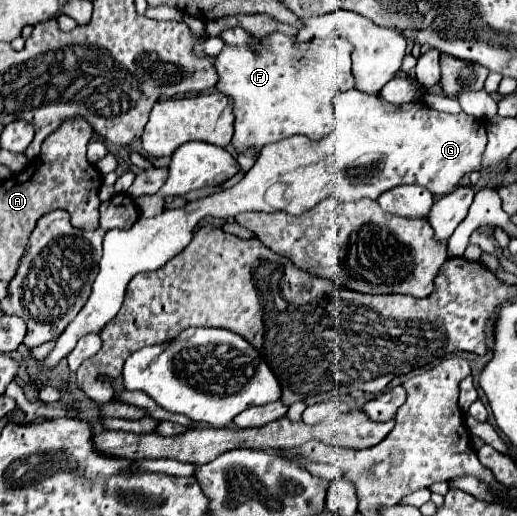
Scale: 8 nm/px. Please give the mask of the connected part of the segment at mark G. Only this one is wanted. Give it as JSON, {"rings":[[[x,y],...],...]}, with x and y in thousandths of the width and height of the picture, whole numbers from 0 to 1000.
{"rings":[[[689,172],[658,180],[646,192],[642,254],[627,269],[600,273],[569,262],[538,277],[522,277],[507,289],[487,328],[453,362],[368,390],[348,405],[313,409],[290,424],[271,421],[251,444],[209,448],[201,459],[193,525],[178,548],[174,579],[108,657],[104,676],[77,703],[77,719],[104,715],[124,692],[132,692],[155,653],[193,645],[236,595],[248,545],[263,529],[309,521],[321,506],[340,498],[352,479],[360,483],[387,424],[441,424],[472,409],[530,409],[530,401],[511,386],[518,362],[530,355],[549,355],[557,362],[557,397],[549,409],[561,417],[584,417],[638,378],[650,378],[662,390],[689,390],[700,382],[727,386],[743,370],[770,359],[816,359],[839,382],[855,382],[878,370],[897,339],[932,331],[940,273],[940,238],[901,219],[851,219],[824,207],[816,196],[758,203],[735,184],[708,184]]]}

